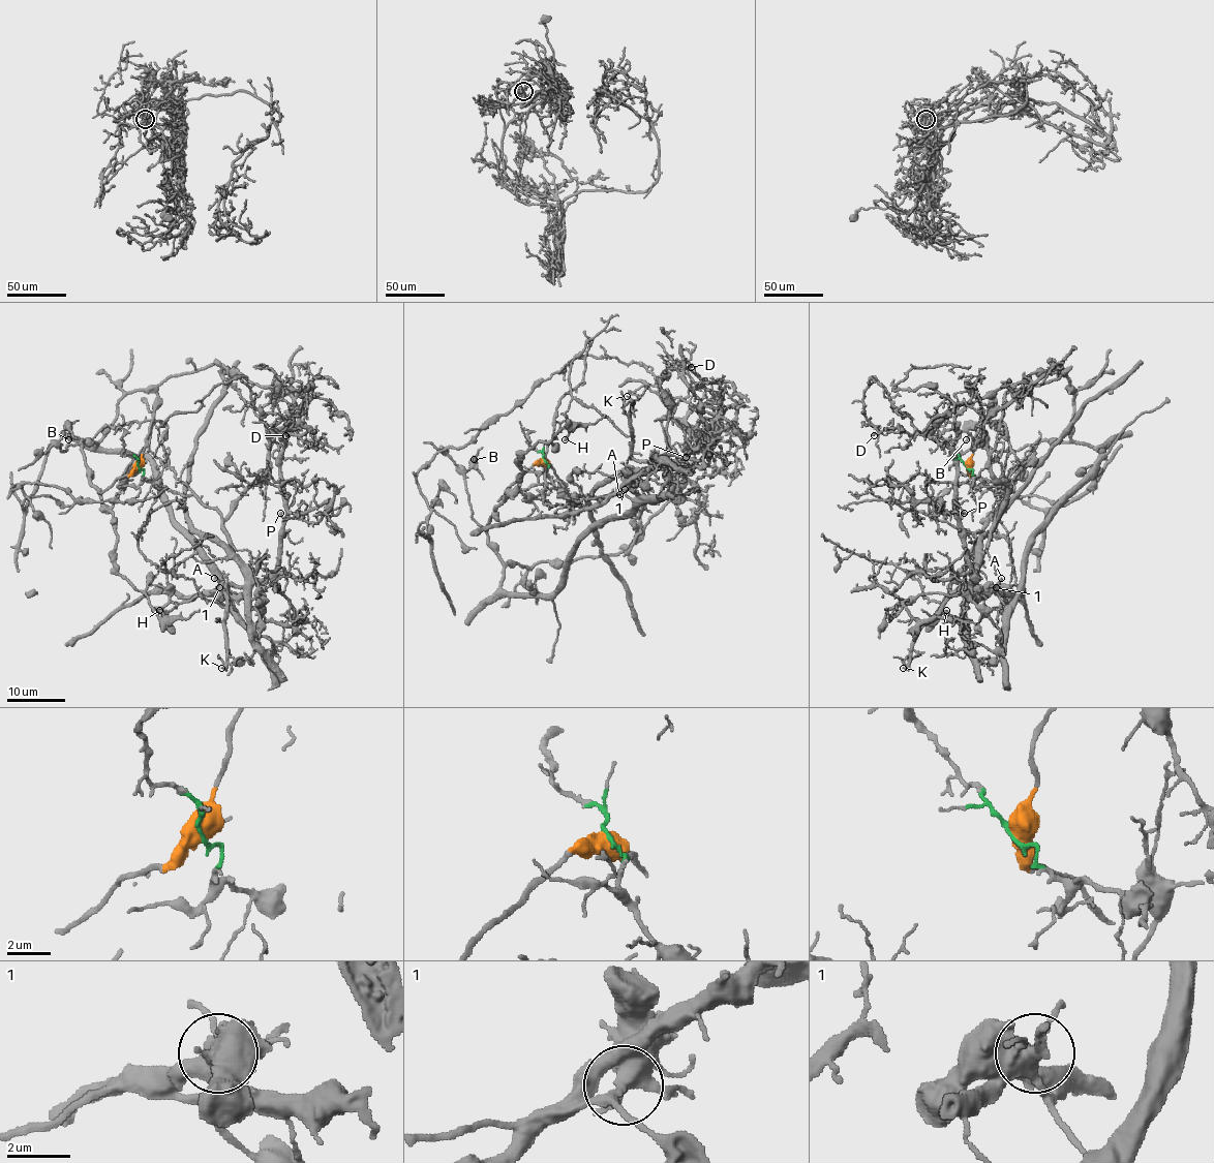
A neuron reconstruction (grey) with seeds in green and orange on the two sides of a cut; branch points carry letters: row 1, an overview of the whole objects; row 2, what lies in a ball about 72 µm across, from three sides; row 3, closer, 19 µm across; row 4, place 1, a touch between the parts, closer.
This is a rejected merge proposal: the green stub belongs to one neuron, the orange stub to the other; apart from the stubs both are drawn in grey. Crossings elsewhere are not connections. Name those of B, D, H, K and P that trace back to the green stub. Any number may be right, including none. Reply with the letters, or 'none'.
D, K, P

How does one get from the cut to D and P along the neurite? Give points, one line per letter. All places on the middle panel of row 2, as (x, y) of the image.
D: (544, 459), (558, 489), (600, 499), (671, 469), (692, 452), (687, 415), (711, 398), (692, 366)
P: (544, 459), (548, 478), (558, 489), (600, 499), (620, 493), (641, 477), (671, 469), (689, 453), (686, 458)

